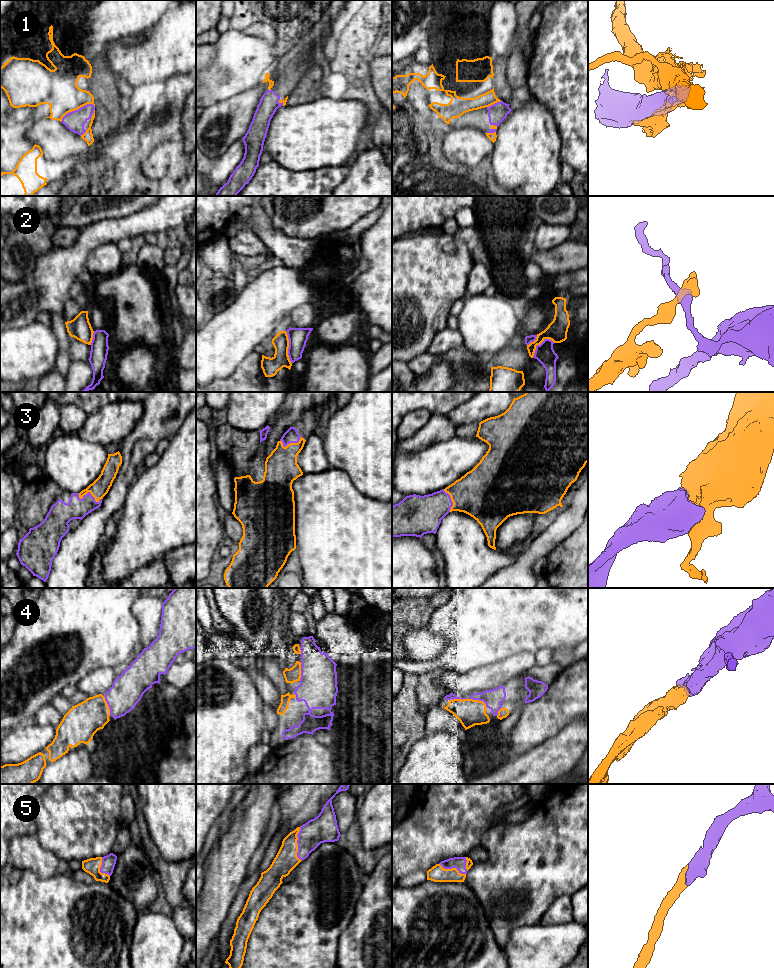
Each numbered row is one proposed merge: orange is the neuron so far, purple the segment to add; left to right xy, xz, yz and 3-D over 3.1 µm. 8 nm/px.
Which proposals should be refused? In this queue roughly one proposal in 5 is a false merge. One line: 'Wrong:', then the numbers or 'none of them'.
Wrong: 1, 2

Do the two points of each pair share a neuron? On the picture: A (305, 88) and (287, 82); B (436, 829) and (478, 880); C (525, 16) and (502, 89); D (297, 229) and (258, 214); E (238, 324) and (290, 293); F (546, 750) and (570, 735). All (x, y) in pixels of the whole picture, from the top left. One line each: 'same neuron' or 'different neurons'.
A: different neurons
B: different neurons
C: same neuron
D: different neurons
E: same neuron
F: same neuron

